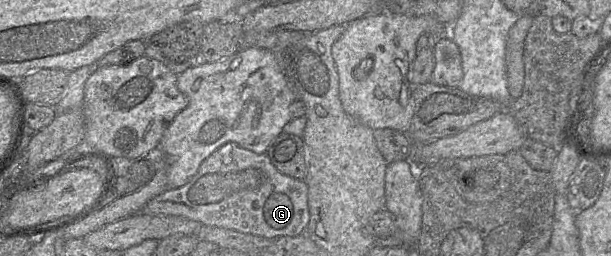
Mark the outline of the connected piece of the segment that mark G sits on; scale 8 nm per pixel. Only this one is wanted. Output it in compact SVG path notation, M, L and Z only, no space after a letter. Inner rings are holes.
M233 142L216 149L185 185L165 189L149 200L140 212L183 216L203 225L267 239L304 234L310 219L306 182L281 174L266 153L256 154Z

